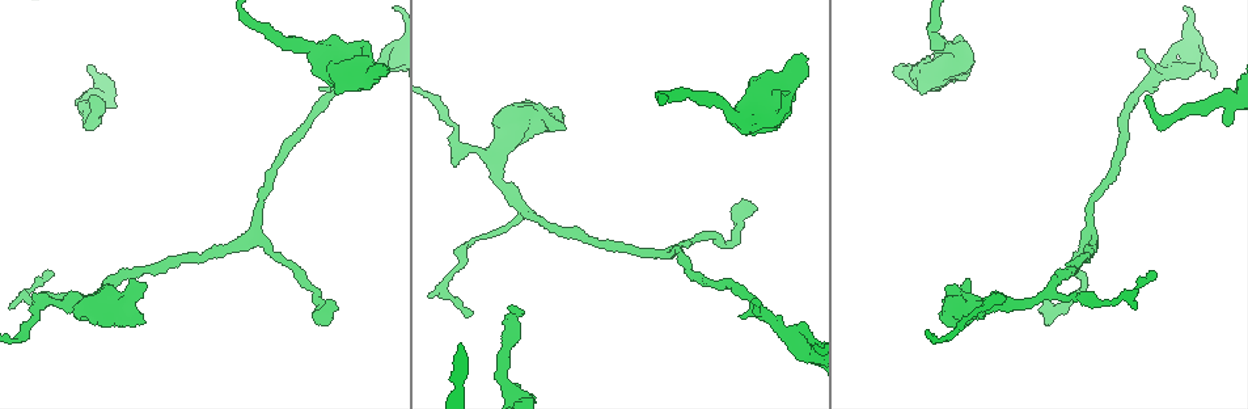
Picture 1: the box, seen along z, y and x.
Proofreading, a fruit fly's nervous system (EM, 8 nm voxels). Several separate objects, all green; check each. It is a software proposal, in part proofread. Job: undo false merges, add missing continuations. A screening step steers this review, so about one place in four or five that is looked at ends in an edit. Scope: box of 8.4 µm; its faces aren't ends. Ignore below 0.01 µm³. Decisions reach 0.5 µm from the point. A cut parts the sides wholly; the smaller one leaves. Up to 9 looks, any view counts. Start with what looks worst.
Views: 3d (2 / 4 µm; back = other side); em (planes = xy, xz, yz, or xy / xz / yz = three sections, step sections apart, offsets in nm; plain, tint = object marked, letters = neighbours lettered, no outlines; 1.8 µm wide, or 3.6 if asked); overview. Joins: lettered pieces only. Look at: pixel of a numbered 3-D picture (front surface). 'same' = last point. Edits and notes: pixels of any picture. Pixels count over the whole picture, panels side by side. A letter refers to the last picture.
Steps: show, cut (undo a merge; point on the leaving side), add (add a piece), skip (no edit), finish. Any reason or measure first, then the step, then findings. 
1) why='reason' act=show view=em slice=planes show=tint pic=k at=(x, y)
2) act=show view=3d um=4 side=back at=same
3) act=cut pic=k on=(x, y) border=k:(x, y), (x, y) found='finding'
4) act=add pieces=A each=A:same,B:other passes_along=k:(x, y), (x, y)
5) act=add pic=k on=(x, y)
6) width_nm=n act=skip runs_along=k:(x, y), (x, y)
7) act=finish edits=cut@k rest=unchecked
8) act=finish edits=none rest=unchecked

why='free end' act=show view=3d um=2 side=back pic=1 at=(360, 48)

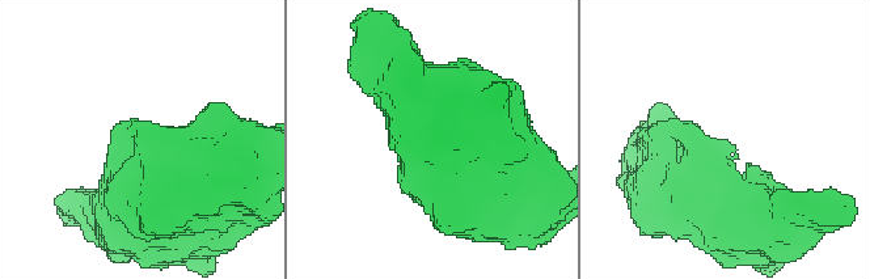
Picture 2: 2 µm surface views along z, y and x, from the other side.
act=show view=em slice=planes show=plain pic=2 at=(732, 144)

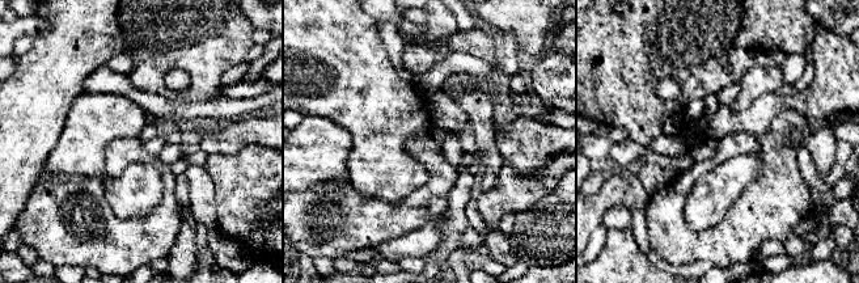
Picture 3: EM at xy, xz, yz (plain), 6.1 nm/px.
why='what lies round it' act=show view=em slice=planes show=letters at=same

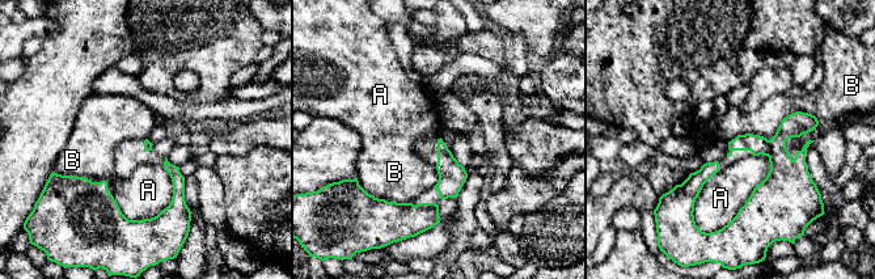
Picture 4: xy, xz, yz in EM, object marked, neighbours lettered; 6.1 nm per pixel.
act=skip each=A:other,B:other border=4:(83, 176), (129, 219), (173, 195) found='no lettered piece goes on from it'

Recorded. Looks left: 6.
why='sharp bend' act=show view=3d um=2 pic=1 at=(22, 299)

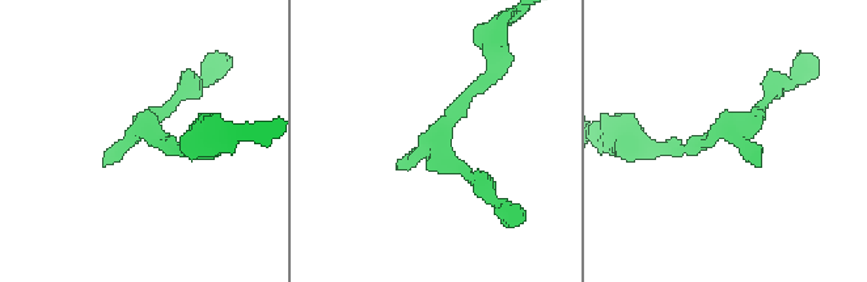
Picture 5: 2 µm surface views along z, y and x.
why='shape alone is not enough' act=show view=em slice=yz step=8 show=letters pic=5 at=(442, 126)

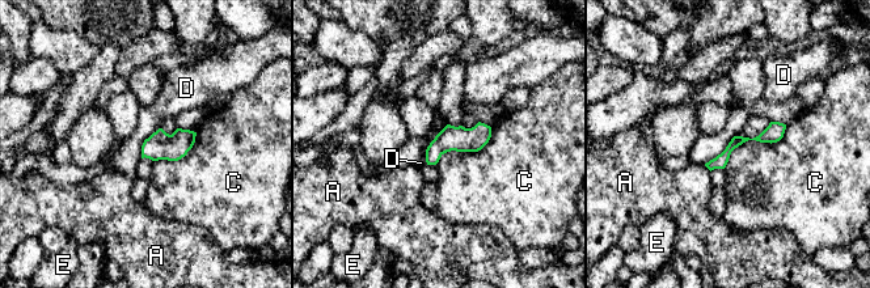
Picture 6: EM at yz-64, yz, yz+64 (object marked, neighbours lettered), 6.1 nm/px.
act=skip each=A:other,C:other,D:other,E:other runs_along=6:(781, 127), (738, 140), (710, 165) found='continuous, no second cell'

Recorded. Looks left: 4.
why='sharp bend' act=show view=em slice=yz step=4 show=tint pic=1 at=(512, 321)

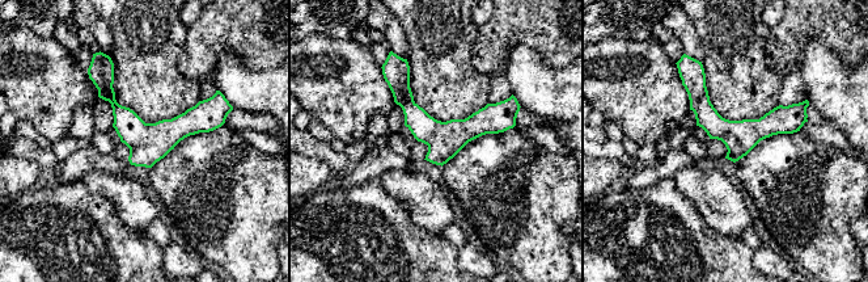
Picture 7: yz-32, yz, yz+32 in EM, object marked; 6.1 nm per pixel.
why='another direction' act=show view=em slice=planes show=tint at=same

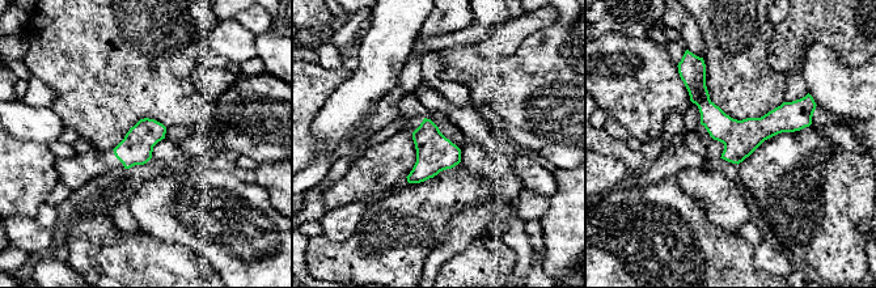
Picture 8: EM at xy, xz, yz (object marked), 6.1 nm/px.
act=show view=em slice=planes show=letters at=same

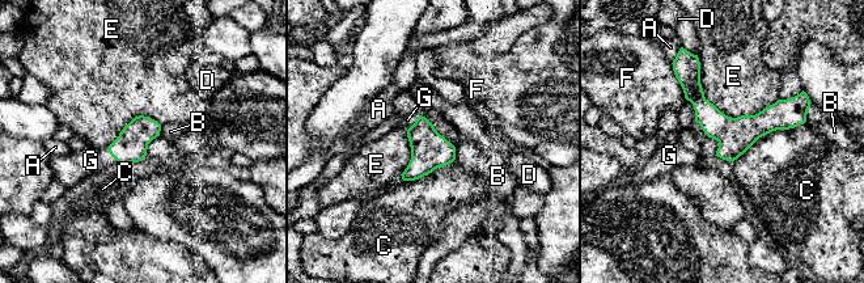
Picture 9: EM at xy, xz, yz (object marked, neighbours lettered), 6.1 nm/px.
longest_contact=E:550nm act=add pieces=G each=A:other,B:other,C:other,D:other,E:other,F:other,G:same found='it goes on there'

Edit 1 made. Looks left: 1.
why='sharp bend' act=show view=em um=3.6 slice=xz step=8 show=letters pic=1 at=(963, 289)

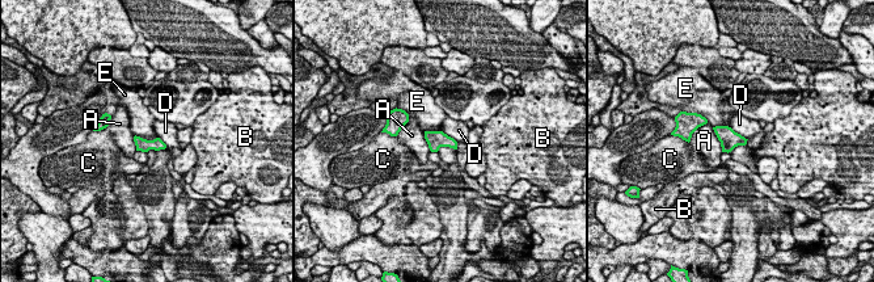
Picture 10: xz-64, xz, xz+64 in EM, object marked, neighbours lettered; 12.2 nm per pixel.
width_nm=160 longest_contact=A:340nm act=skip each=A:other,B:other,C:other,D:other,E:other found='continuous, no second cell'

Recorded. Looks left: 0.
act=finish edits=add@9 rest=unchecked

